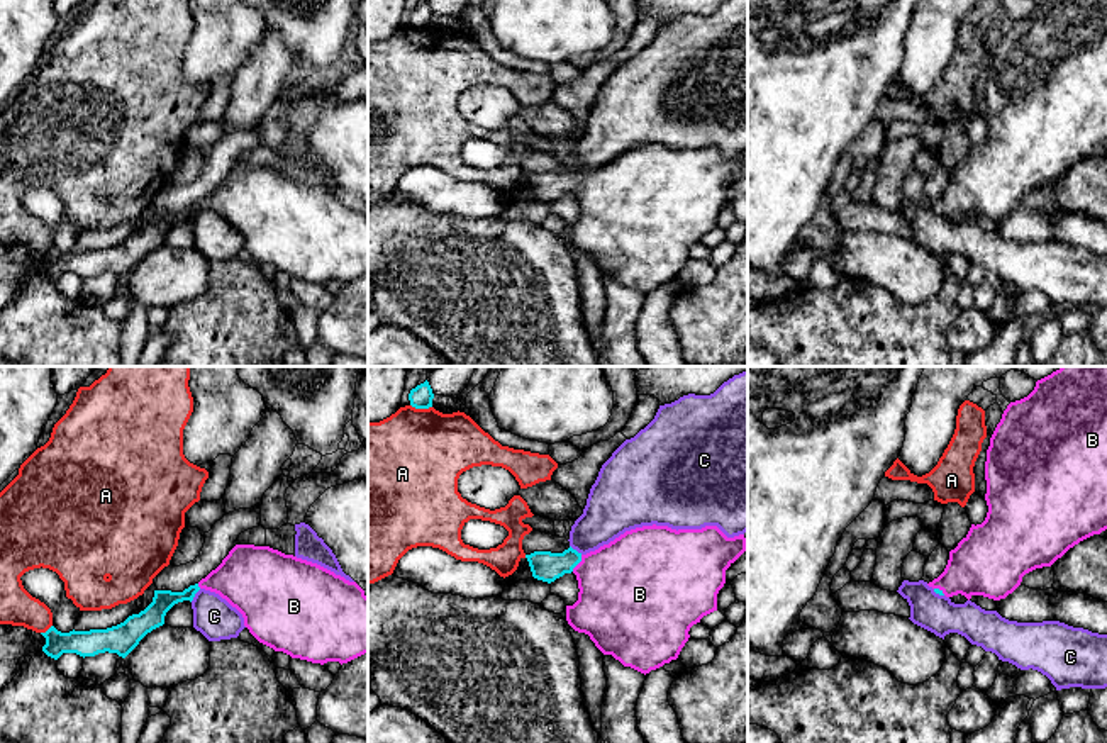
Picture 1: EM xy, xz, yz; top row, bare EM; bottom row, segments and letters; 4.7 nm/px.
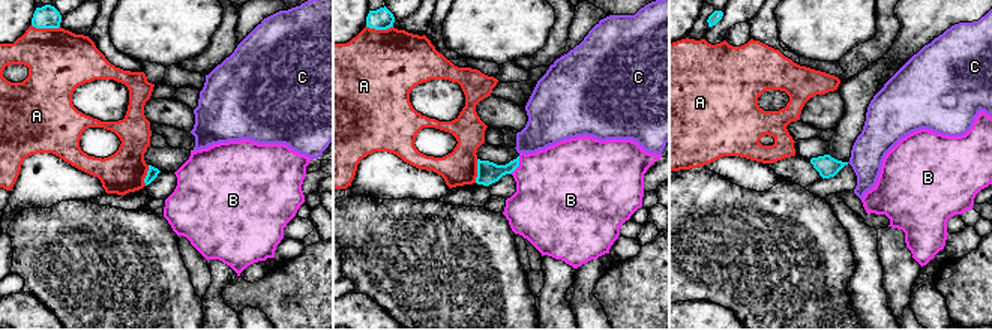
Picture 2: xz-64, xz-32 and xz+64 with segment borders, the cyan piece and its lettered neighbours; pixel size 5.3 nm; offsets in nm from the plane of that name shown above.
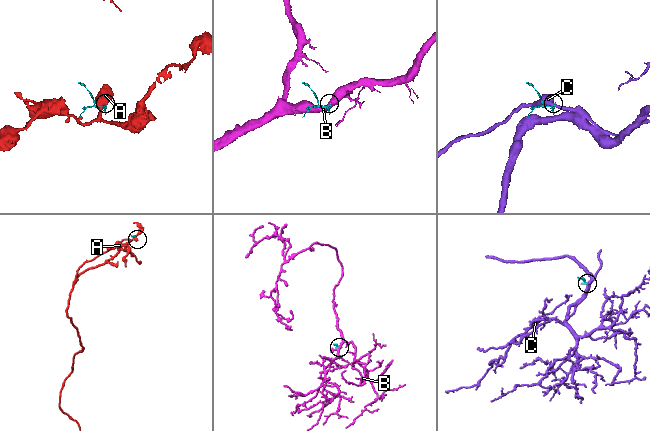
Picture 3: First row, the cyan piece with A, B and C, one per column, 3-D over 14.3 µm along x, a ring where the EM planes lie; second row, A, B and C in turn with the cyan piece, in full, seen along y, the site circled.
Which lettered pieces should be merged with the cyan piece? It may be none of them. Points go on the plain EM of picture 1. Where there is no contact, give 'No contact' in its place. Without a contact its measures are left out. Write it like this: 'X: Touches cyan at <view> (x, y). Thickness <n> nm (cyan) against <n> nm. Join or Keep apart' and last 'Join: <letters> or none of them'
A: Touches cyan at xz (421, 27). Thickness 110 nm (cyan) against 460 nm. Keep apart
B: Touches cyan at xz (578, 182). Thickness 140 nm (cyan) against 440 nm. Join
C: Touches cyan at xy (194, 216). Thickness 110 nm (cyan) against 190 nm. Keep apart
Join: B

